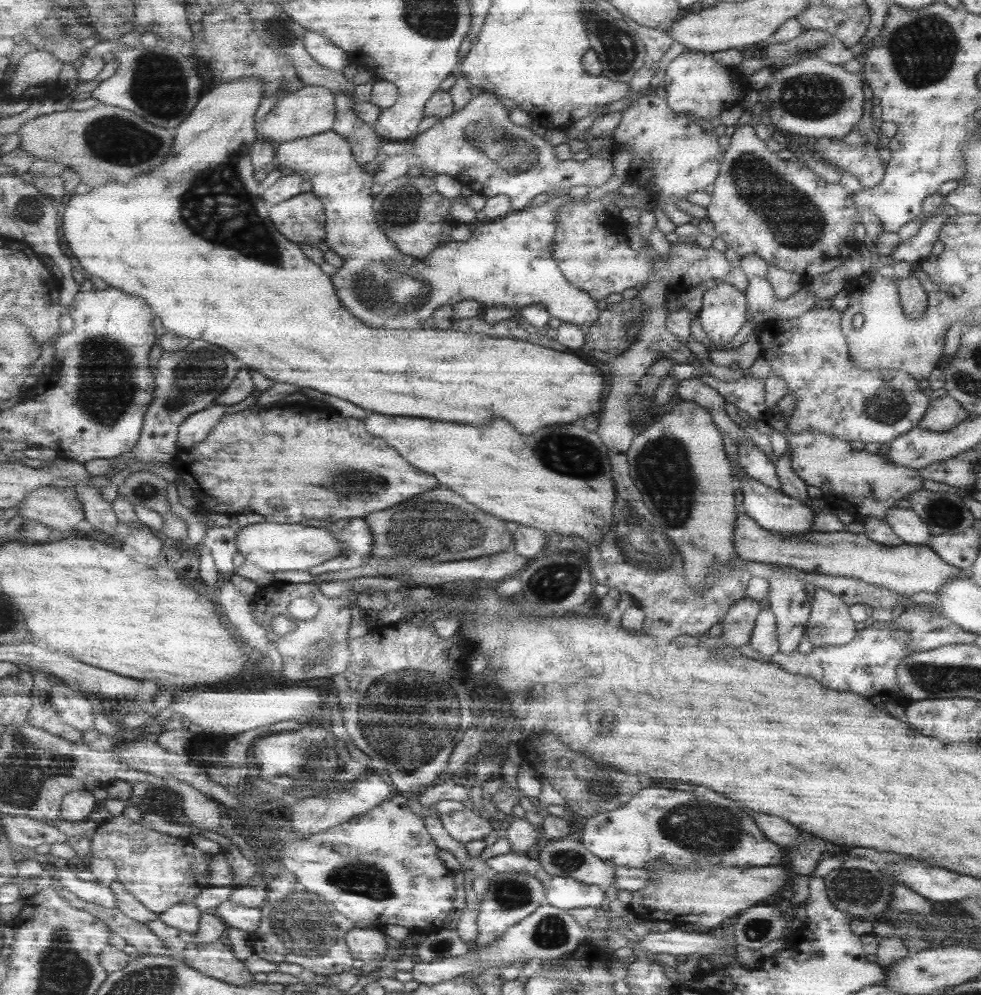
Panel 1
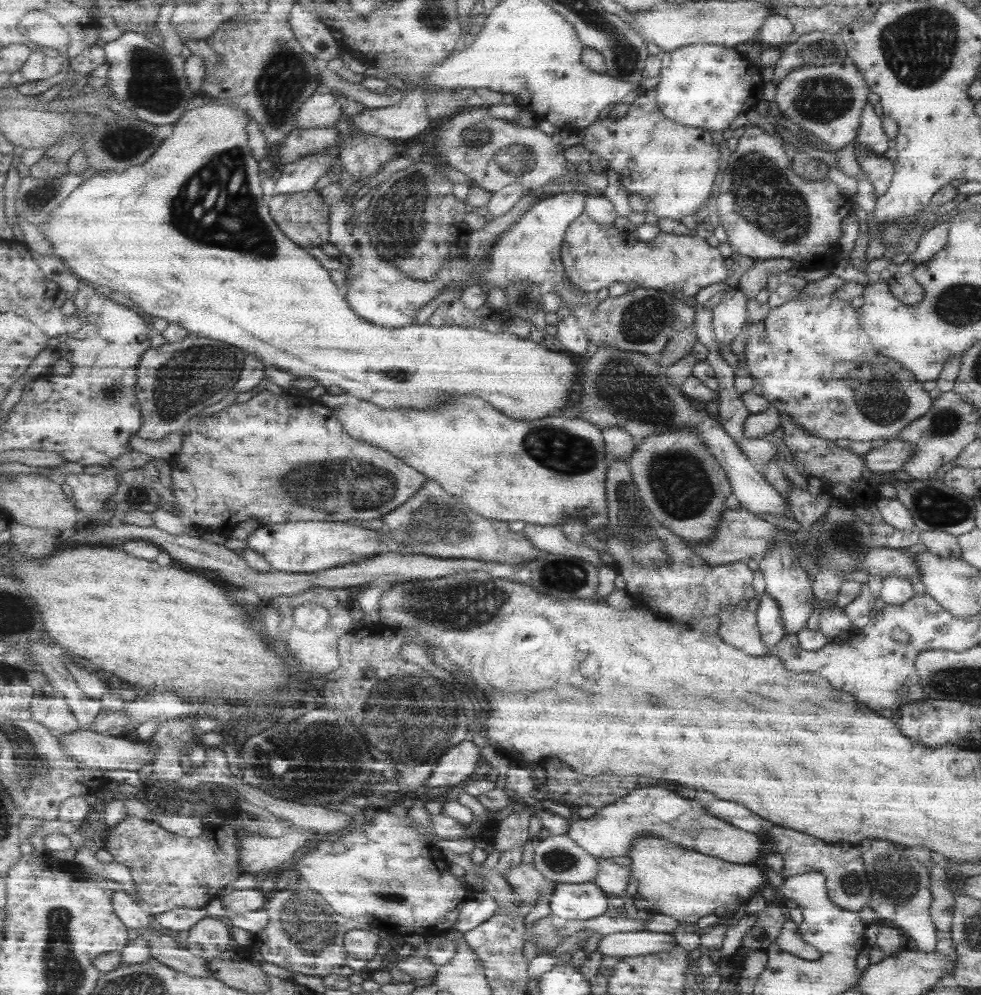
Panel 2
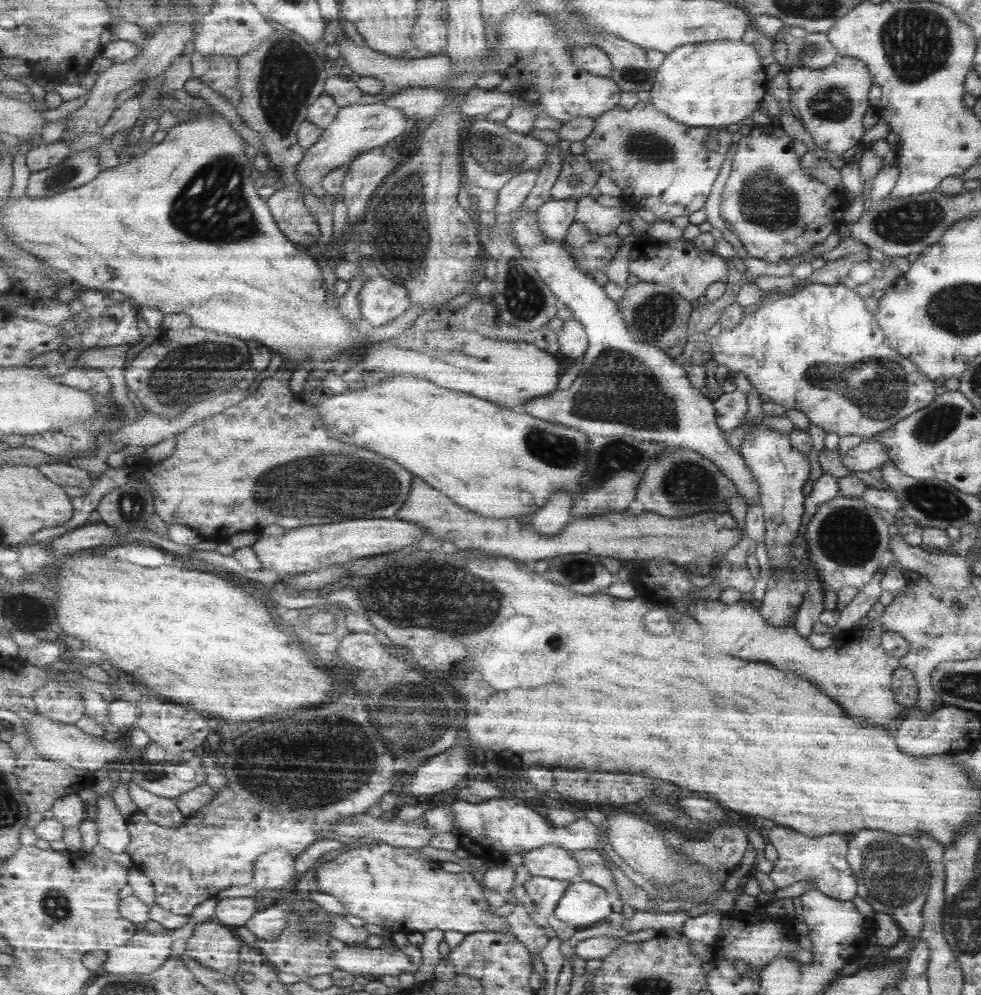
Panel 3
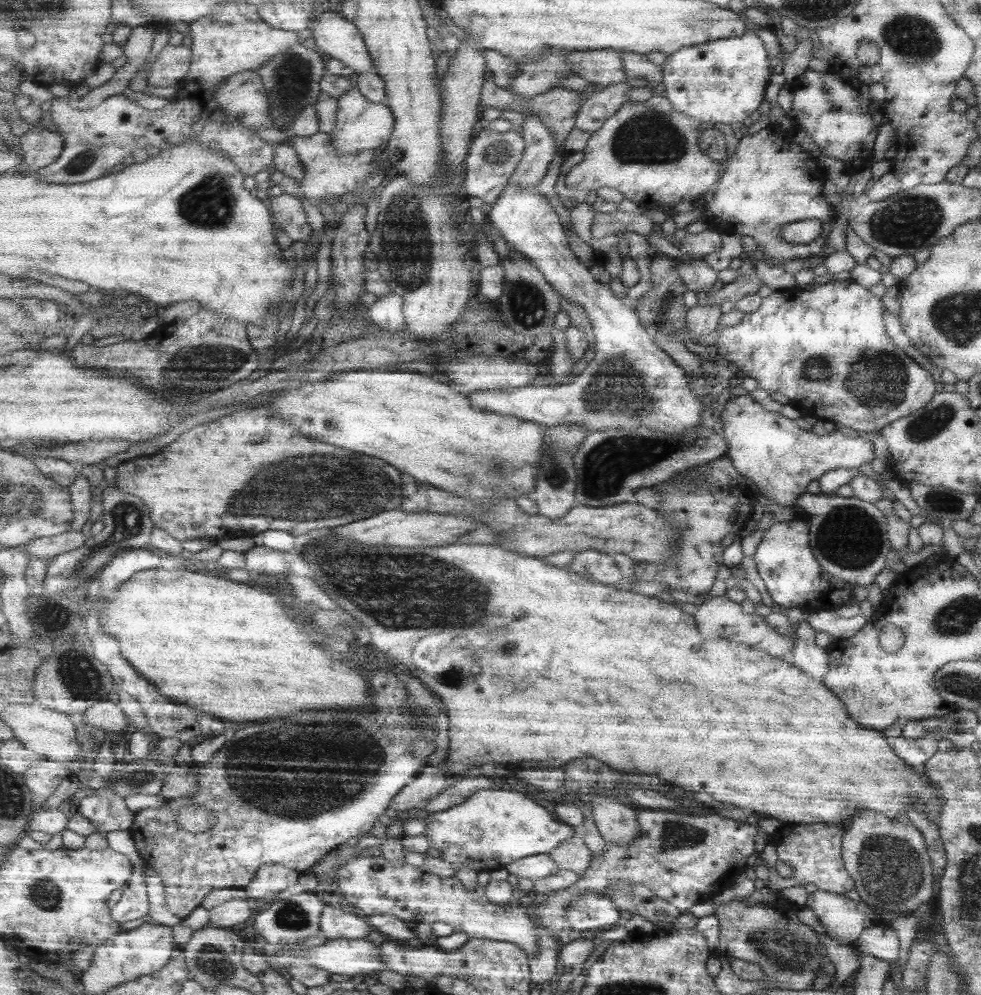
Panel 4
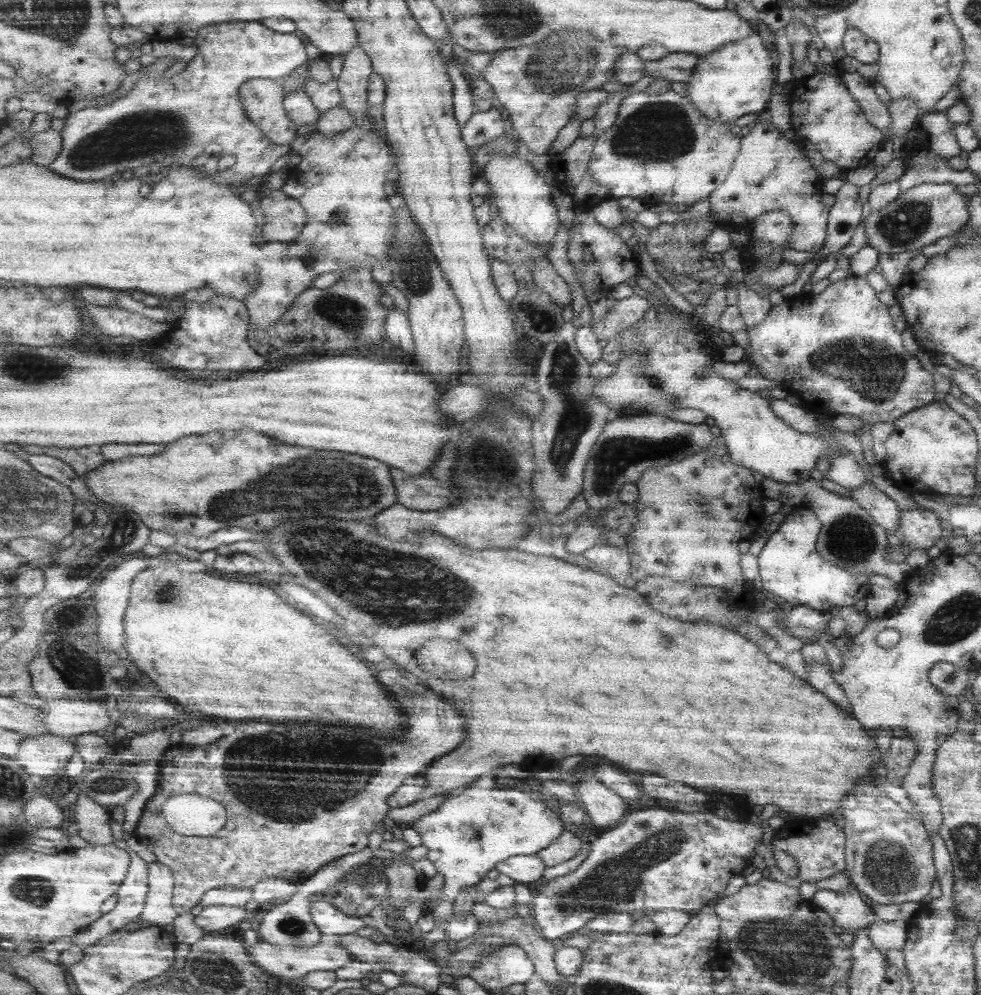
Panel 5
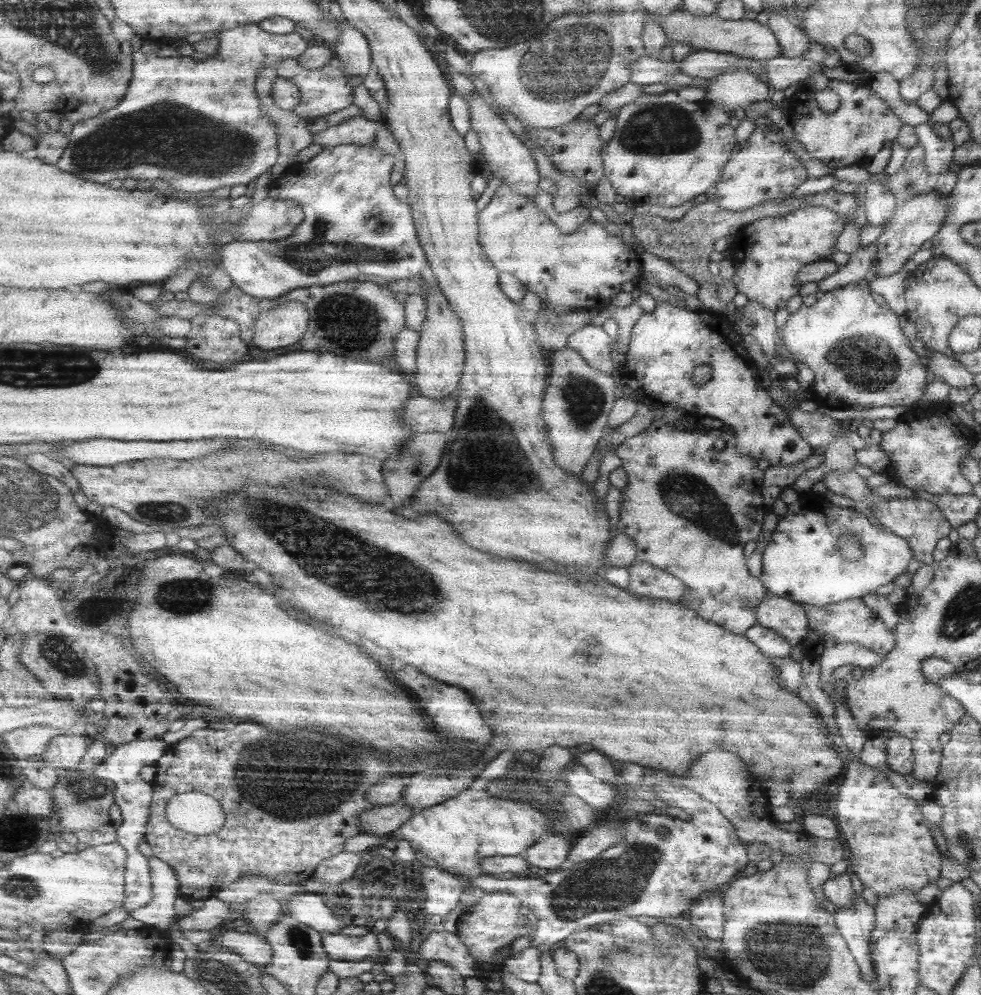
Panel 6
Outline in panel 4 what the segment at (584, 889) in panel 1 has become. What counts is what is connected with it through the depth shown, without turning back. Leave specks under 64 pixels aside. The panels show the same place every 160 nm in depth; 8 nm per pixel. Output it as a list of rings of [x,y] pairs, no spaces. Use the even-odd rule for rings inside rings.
[[[589,892],[569,906],[569,928],[574,931],[607,931],[623,922],[619,911],[610,896]]]

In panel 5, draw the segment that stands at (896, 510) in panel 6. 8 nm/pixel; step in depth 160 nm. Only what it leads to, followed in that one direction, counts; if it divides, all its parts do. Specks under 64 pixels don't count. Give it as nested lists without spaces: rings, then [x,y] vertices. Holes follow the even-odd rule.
[[[921,506],[900,510],[898,529],[894,535],[900,542],[907,542],[909,550],[927,550],[935,545],[945,532],[941,529],[936,513]]]

